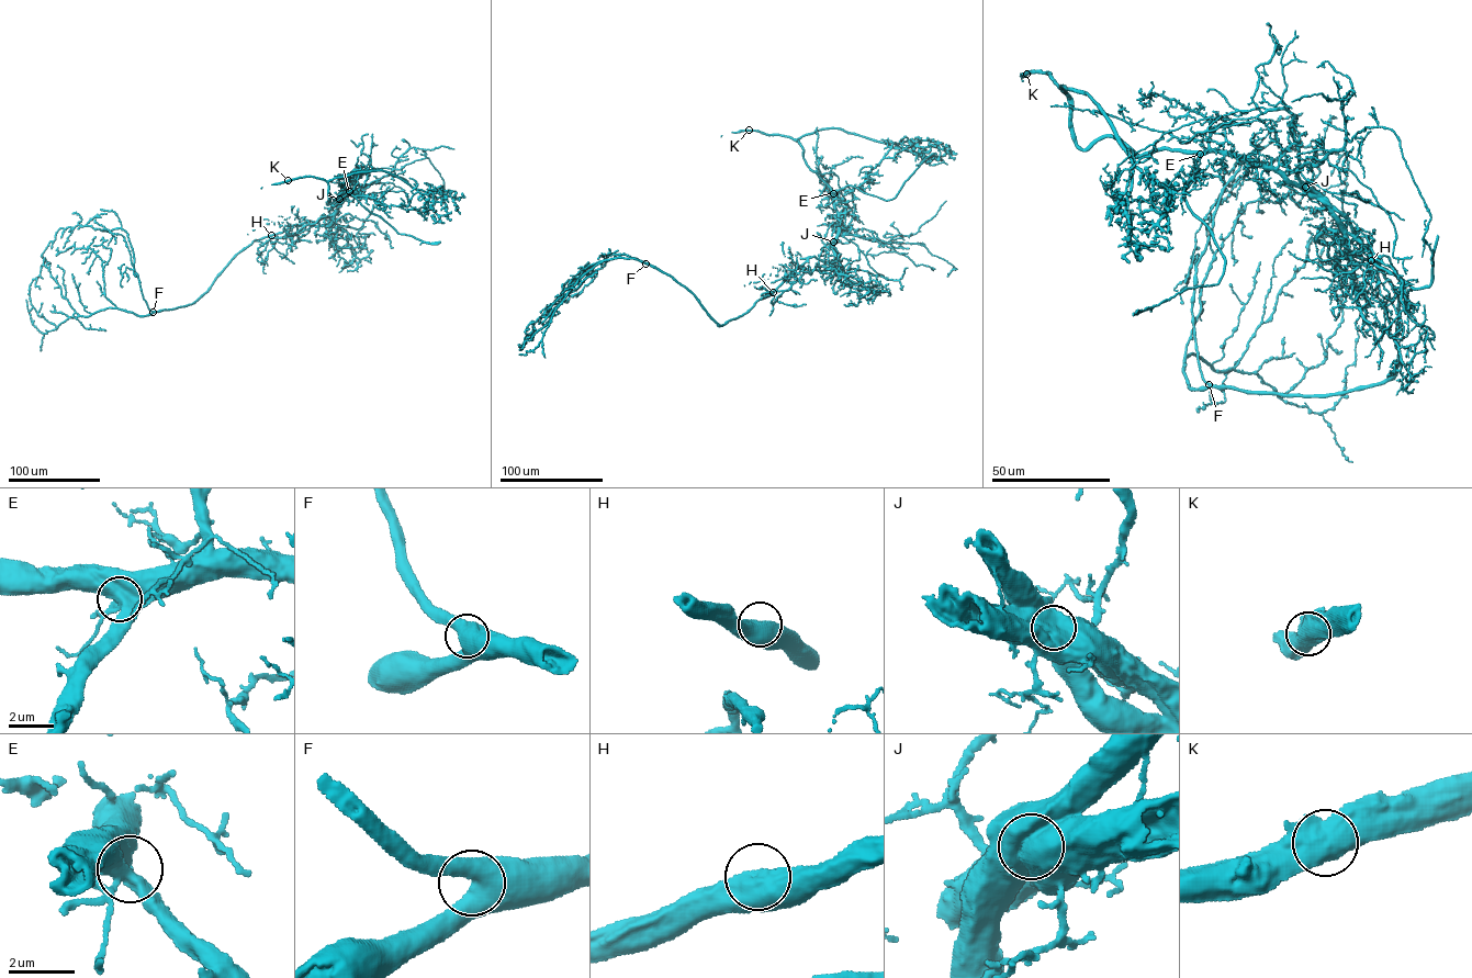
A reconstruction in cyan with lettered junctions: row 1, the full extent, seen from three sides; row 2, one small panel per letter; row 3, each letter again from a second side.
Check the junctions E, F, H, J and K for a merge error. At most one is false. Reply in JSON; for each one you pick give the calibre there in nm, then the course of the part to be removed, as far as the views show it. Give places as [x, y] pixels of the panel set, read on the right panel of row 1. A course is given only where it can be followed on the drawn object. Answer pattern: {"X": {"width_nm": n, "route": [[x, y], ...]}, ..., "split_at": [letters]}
{"J": {"width_nm": 1300, "route": [[1305, 186], [1393, 285], [1395, 373], [1329, 395], [1188, 384], [1192, 353], [1281, 397], [1357, 276], [1330, 299]]}, "split_at": ["J"]}

